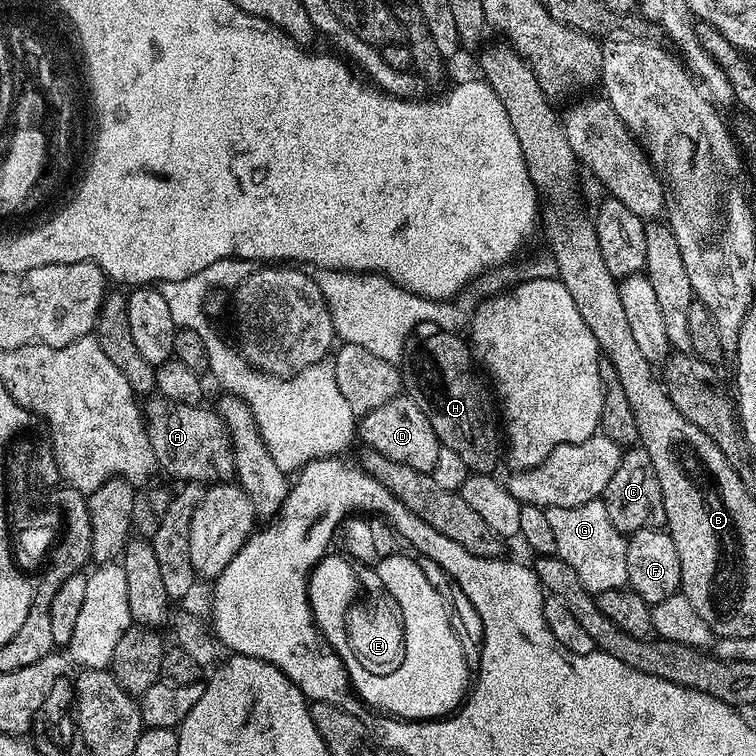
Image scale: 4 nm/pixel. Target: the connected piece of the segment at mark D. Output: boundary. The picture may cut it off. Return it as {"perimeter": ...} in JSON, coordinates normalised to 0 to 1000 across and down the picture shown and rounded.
{"perimeter":[[[537,521],[516,526],[516,532],[505,532],[505,537],[480,546],[474,556],[474,582],[483,587],[483,594],[505,601],[516,611],[526,611],[532,616],[565,626],[570,626],[585,590],[574,574],[574,563],[569,563],[563,548],[553,542],[553,532]]]}

